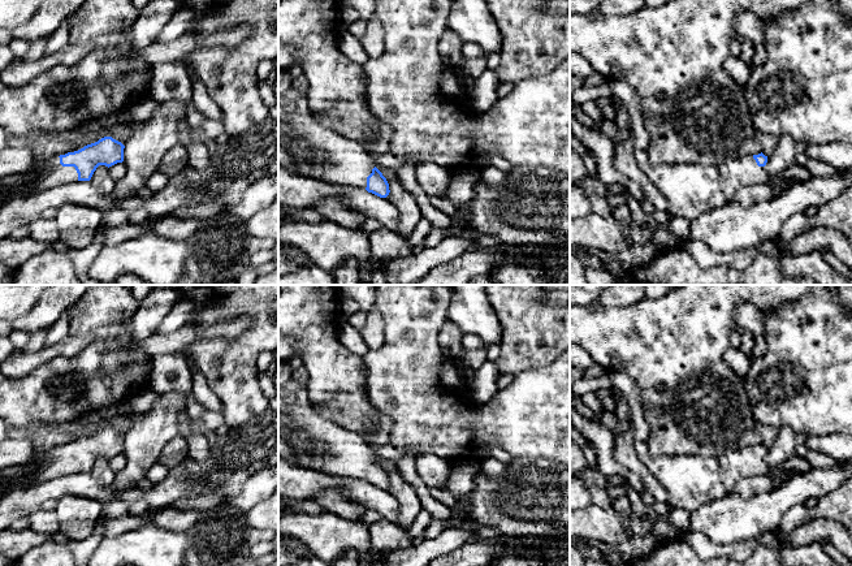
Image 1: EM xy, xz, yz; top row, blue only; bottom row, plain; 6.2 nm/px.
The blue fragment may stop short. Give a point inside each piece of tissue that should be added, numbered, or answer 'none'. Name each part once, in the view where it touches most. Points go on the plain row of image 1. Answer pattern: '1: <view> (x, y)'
1: xy (51, 465)

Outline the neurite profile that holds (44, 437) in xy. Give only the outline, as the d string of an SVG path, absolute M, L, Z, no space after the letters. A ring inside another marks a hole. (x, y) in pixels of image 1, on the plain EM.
M31 423L26 429L30 432L27 438L33 442L36 453L47 453L52 449L83 440L79 435L61 432L57 424Z

